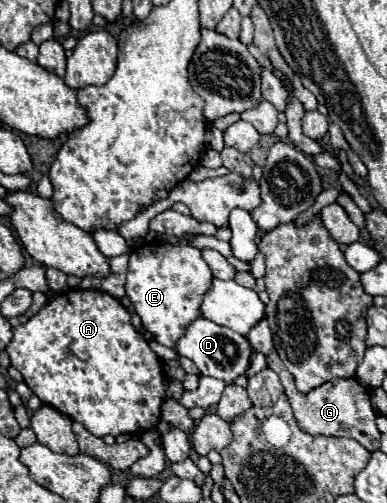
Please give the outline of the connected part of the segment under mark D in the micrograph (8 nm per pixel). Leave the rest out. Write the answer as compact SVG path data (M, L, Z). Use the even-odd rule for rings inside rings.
M198 317L196 321L190 323L186 335L178 341L176 353L192 359L196 363L196 367L200 369L200 375L210 375L224 383L234 383L234 379L244 375L244 371L248 369L252 347L248 343L248 339L242 337L240 333L236 333L228 327L216 325L204 317Z

